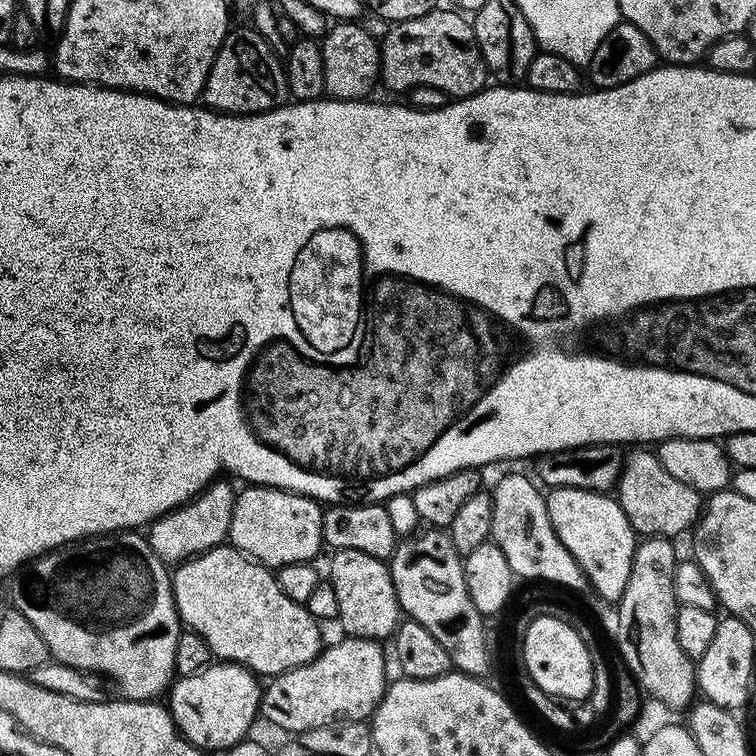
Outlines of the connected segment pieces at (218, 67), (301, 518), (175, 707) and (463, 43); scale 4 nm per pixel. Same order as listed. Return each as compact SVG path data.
M248 26L238 29L237 32L236 29L229 31L214 58L214 66L210 66L210 74L206 78L202 97L203 103L217 112L251 116L253 112L269 112L271 108L278 108L288 99L288 76L284 72L282 60L275 56L263 37Z
M244 486L236 493L228 540L231 547L265 564L267 568L277 570L287 564L307 564L316 560L314 558L320 548L325 547L323 521L321 501L281 488Z
M213 662L193 676L179 677L171 685L172 697L166 707L172 713L176 729L195 748L223 753L249 735L252 723L258 720L262 684L257 673L240 664Z
M433 10L418 18L391 25L380 44L380 80L392 92L411 93L413 88L434 86L449 97L473 96L490 80L472 25L459 11Z

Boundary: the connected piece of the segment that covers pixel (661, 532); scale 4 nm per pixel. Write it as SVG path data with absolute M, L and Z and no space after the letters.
M640 446L627 453L624 469L614 489L614 499L622 506L622 514L641 537L667 536L677 538L691 529L703 512L704 498L694 486L678 482L658 462L655 451Z

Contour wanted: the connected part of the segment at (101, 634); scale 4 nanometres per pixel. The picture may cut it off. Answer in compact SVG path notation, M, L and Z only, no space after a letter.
M125 530L123 532L113 532L102 536L89 536L88 539L74 544L66 544L54 552L45 552L42 556L37 556L23 569L20 581L12 588L11 607L17 612L26 614L42 634L42 642L46 642L49 657L57 664L65 664L71 668L77 668L79 672L93 674L92 672L101 672L104 676L109 676L116 683L116 688L121 697L126 700L147 700L155 701L160 691L167 689L173 683L176 667L174 666L174 650L178 650L178 638L182 634L182 625L180 616L176 612L176 603L172 593L172 577L170 575L169 565L154 554L154 550L148 544L147 535L141 534L136 530Z

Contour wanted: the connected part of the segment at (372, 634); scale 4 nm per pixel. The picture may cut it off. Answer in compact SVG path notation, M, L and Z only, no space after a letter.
M336 550L331 555L330 582L338 598L338 624L345 628L347 635L387 641L402 619L389 565L378 558L370 558L370 554L362 554L362 550Z

